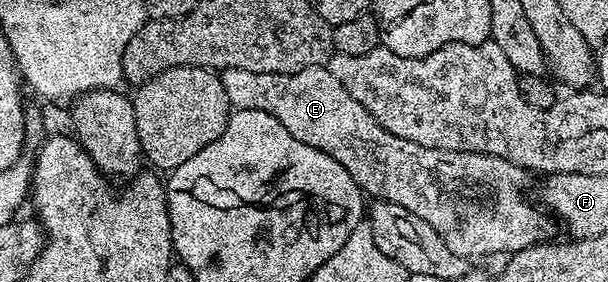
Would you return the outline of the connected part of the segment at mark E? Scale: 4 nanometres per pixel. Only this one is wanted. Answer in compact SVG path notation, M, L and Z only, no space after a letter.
M324 66L306 68L293 74L246 72L242 68L230 68L219 71L219 76L233 108L274 115L282 128L294 136L294 140L302 140L302 144L310 144L310 148L318 148L318 152L326 152L326 156L338 160L365 195L401 204L402 208L425 220L456 256L469 260L496 253L508 256L555 237L555 219L536 209L526 196L530 174L524 167L517 166L508 158L482 152L426 148L422 144L414 144L414 140L402 140L402 136L386 132L382 124L378 124L378 120L374 120L374 116L370 116L370 112L366 112L354 96L350 96L350 92L346 92L346 88L342 88L342 84L338 84L335 76Z

